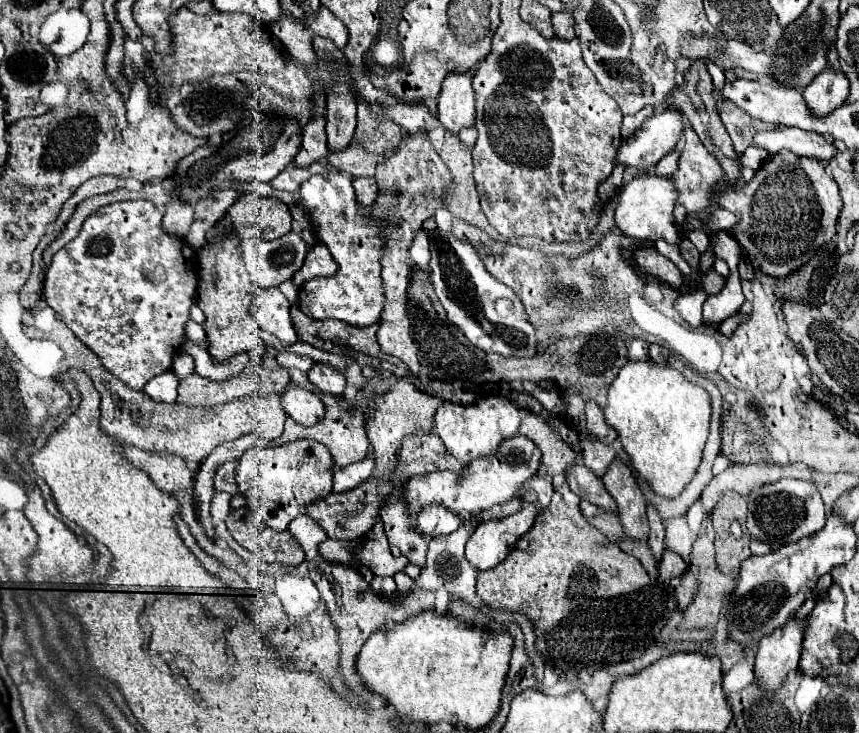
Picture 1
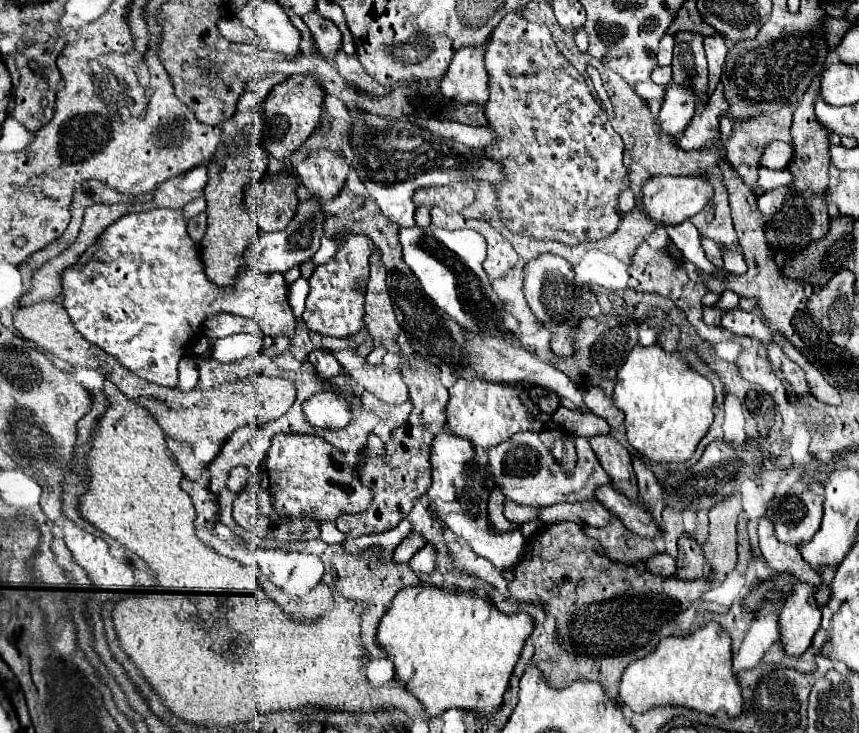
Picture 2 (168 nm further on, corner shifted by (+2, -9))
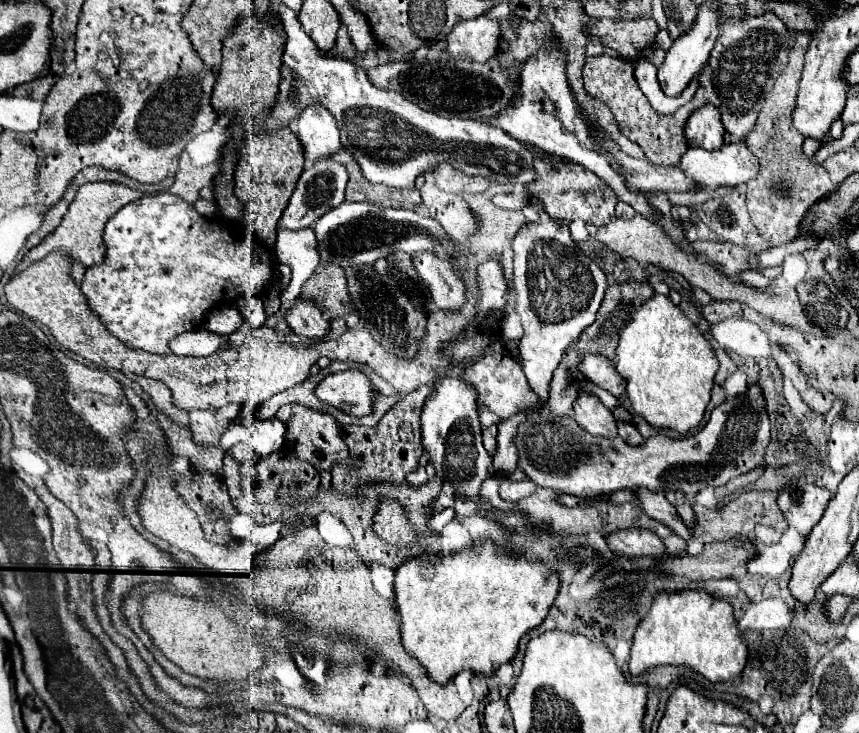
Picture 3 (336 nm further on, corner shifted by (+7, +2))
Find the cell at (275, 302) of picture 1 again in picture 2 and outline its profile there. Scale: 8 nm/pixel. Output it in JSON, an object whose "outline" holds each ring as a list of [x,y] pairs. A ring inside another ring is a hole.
{"outline":[[[151,209],[141,213],[129,213],[111,223],[97,241],[77,259],[75,265],[61,273],[61,305],[65,307],[73,327],[83,339],[103,349],[107,355],[115,357],[127,371],[137,377],[157,383],[161,387],[177,385],[177,365],[187,353],[189,343],[197,337],[195,327],[199,325],[199,337],[203,335],[203,321],[211,313],[225,311],[231,315],[253,319],[263,335],[277,339],[285,335],[295,337],[295,317],[287,303],[287,283],[283,275],[257,275],[243,265],[235,287],[229,291],[219,289],[209,283],[199,259],[199,249],[187,235],[187,223],[175,209]]]}

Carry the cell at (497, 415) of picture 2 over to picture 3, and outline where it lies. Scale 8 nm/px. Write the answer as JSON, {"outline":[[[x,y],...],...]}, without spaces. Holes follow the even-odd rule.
{"outline":[[[488,352],[482,360],[478,360],[476,364],[472,364],[466,374],[464,380],[468,380],[468,384],[472,384],[478,390],[478,404],[486,404],[492,412],[498,414],[500,420],[506,420],[508,416],[532,408],[536,410],[538,406],[538,398],[536,394],[532,394],[532,390],[528,388],[528,382],[524,378],[522,366],[518,360],[514,360],[510,354],[506,352]]]}

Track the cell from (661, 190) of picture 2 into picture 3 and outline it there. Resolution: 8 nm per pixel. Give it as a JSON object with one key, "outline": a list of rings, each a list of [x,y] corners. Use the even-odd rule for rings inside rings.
{"outline":[[[734,142],[734,144],[722,144],[718,150],[704,150],[704,148],[690,148],[682,156],[682,168],[692,176],[702,190],[716,190],[722,186],[736,186],[742,182],[748,182],[756,178],[760,164],[758,158],[748,150],[744,142]]]}

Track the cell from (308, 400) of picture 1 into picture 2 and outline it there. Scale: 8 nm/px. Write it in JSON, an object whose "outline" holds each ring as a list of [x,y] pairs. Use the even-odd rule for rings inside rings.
{"outline":[[[331,391],[311,395],[303,403],[303,413],[305,419],[319,429],[341,429],[351,421],[349,403]]]}

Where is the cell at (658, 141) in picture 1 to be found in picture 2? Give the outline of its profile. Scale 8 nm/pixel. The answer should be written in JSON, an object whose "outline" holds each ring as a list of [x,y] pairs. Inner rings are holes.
{"outline":[[[673,83],[667,87],[665,101],[661,107],[661,115],[657,119],[659,131],[667,133],[671,137],[679,137],[685,127],[691,123],[695,115],[695,99],[691,91],[685,91],[683,87],[673,87]]]}

